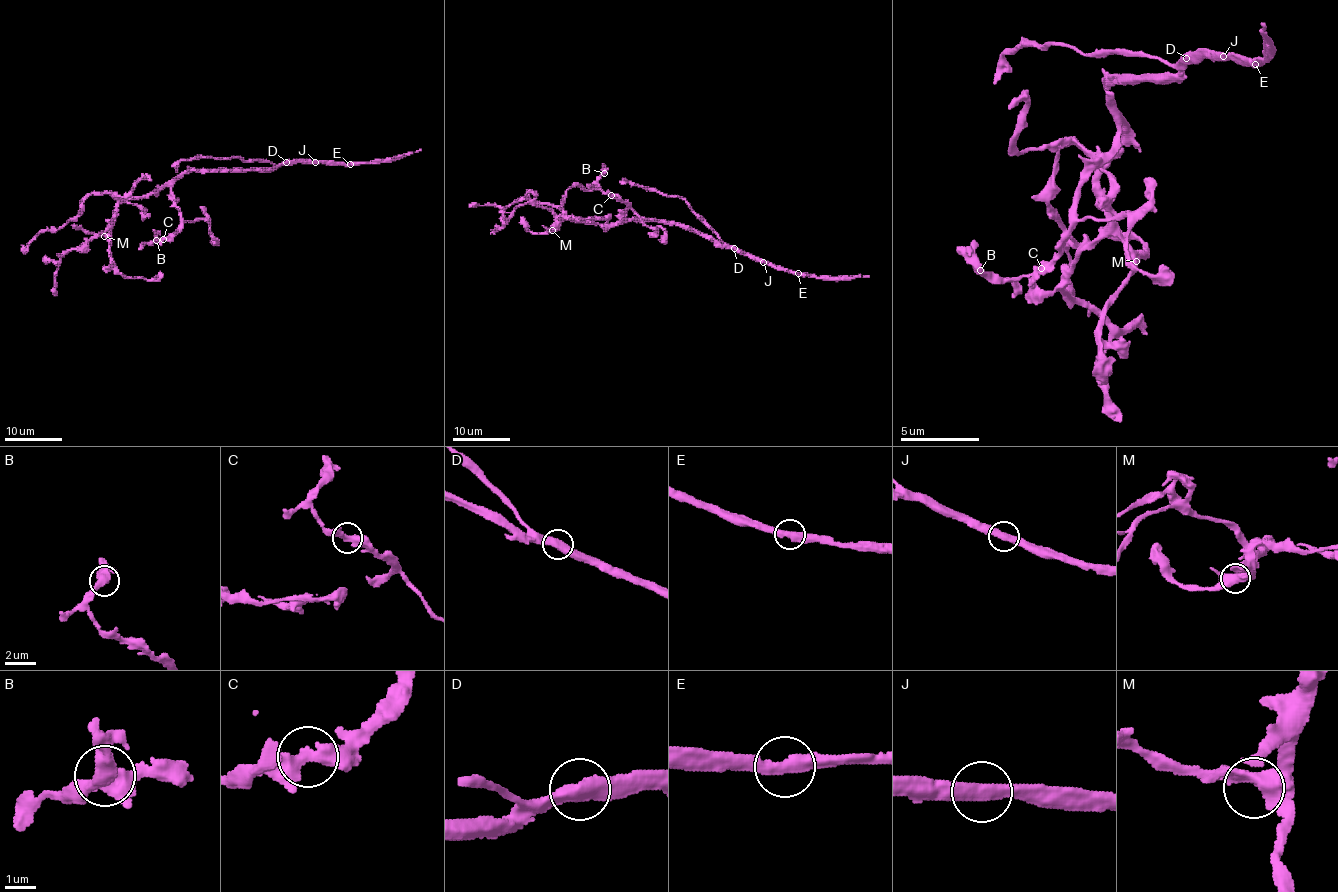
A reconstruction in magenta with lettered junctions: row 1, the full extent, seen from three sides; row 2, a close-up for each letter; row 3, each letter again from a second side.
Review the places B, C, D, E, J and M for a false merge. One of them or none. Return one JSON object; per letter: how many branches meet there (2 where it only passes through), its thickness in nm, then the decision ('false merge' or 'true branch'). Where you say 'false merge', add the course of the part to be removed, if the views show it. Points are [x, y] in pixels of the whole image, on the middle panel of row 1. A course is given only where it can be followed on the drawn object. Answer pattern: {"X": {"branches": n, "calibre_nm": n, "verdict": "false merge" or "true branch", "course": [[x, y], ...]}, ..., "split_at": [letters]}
{"B": {"branches": 2, "calibre_nm": 480, "verdict": "true branch"}, "C": {"branches": 2, "calibre_nm": 460, "verdict": "true branch"}, "D": {"branches": 2, "calibre_nm": 500, "verdict": "true branch"}, "E": {"branches": 2, "calibre_nm": 460, "verdict": "true branch"}, "J": {"branches": 2, "calibre_nm": 440, "verdict": "true branch"}, "M": {"branches": 2, "calibre_nm": 550, "verdict": "true branch"}, "split_at": []}

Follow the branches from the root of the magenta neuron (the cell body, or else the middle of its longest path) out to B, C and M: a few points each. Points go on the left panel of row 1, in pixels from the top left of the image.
B: (204, 169), (190, 169), (174, 182), (171, 199), (179, 209), (180, 225), (173, 234), (150, 244), (156, 239)
C: (204, 169), (190, 169), (174, 182), (171, 199), (179, 209), (180, 225), (163, 239)
M: (204, 169), (190, 169), (146, 195), (127, 196), (117, 206), (114, 225), (104, 236)

